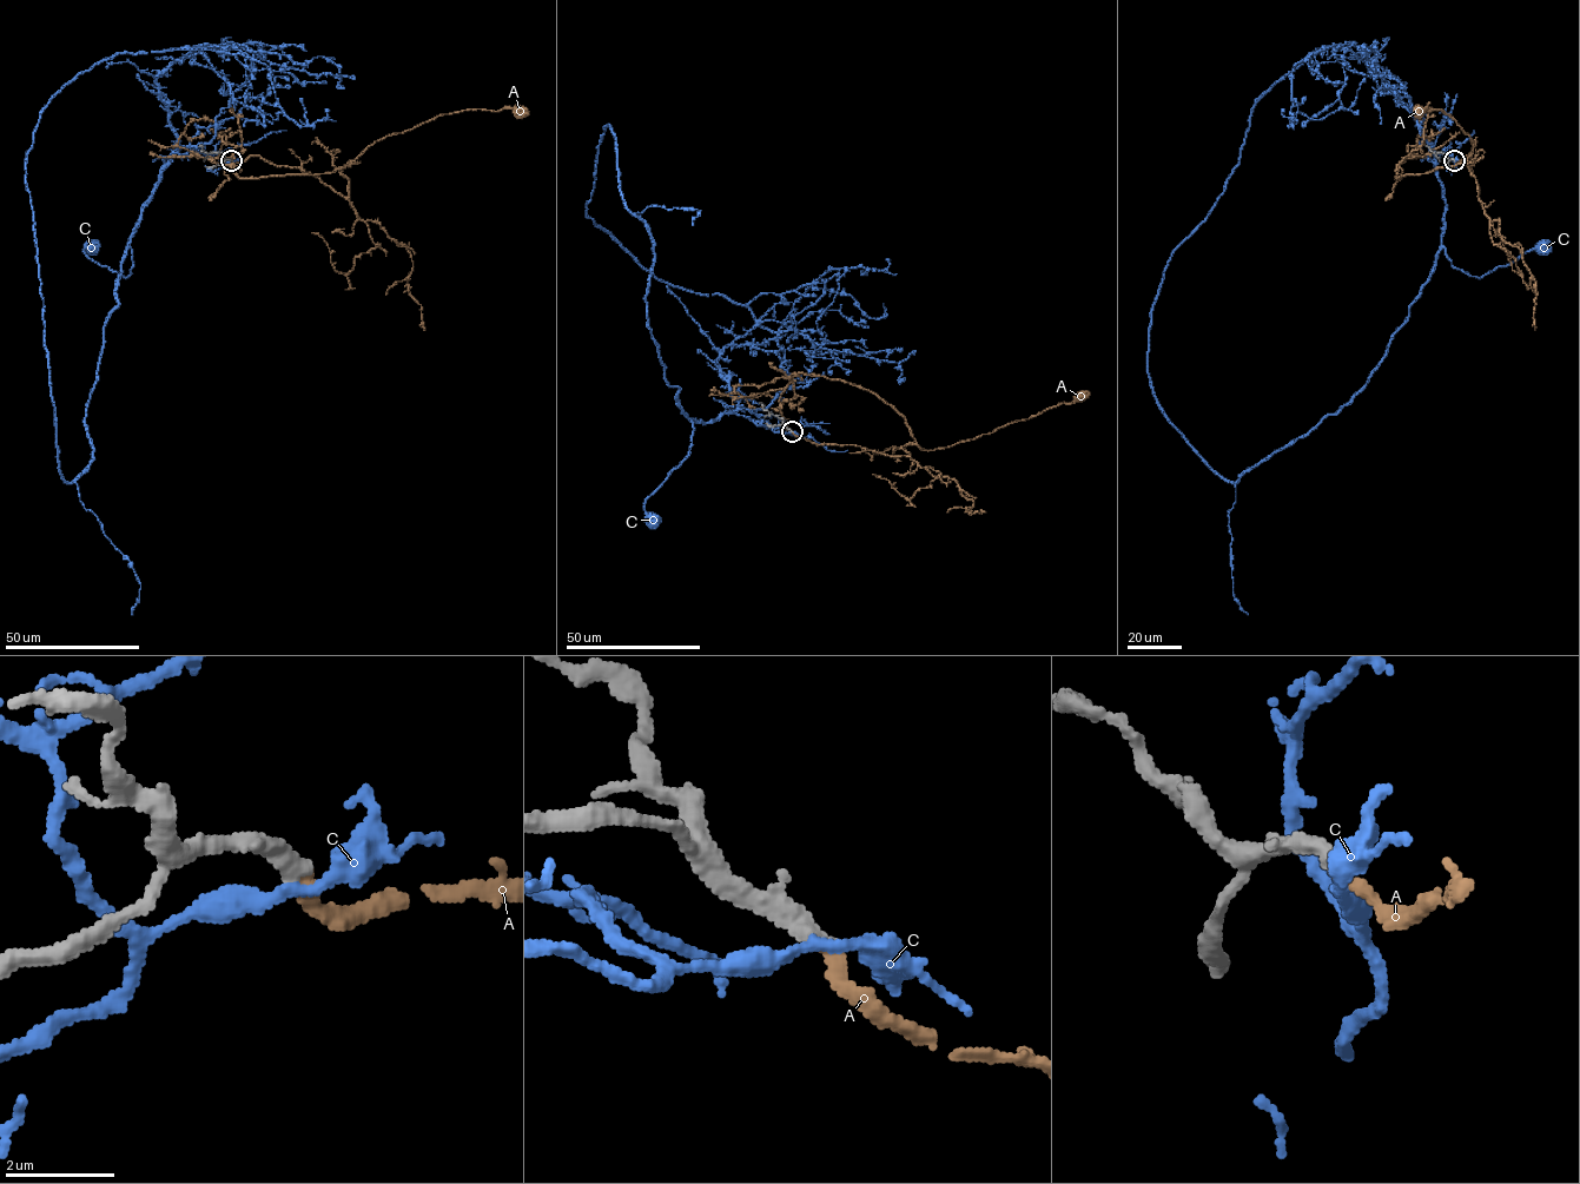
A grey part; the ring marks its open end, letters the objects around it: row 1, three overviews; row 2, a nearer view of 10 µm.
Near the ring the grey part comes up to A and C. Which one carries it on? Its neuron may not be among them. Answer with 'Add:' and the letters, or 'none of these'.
Add: A

